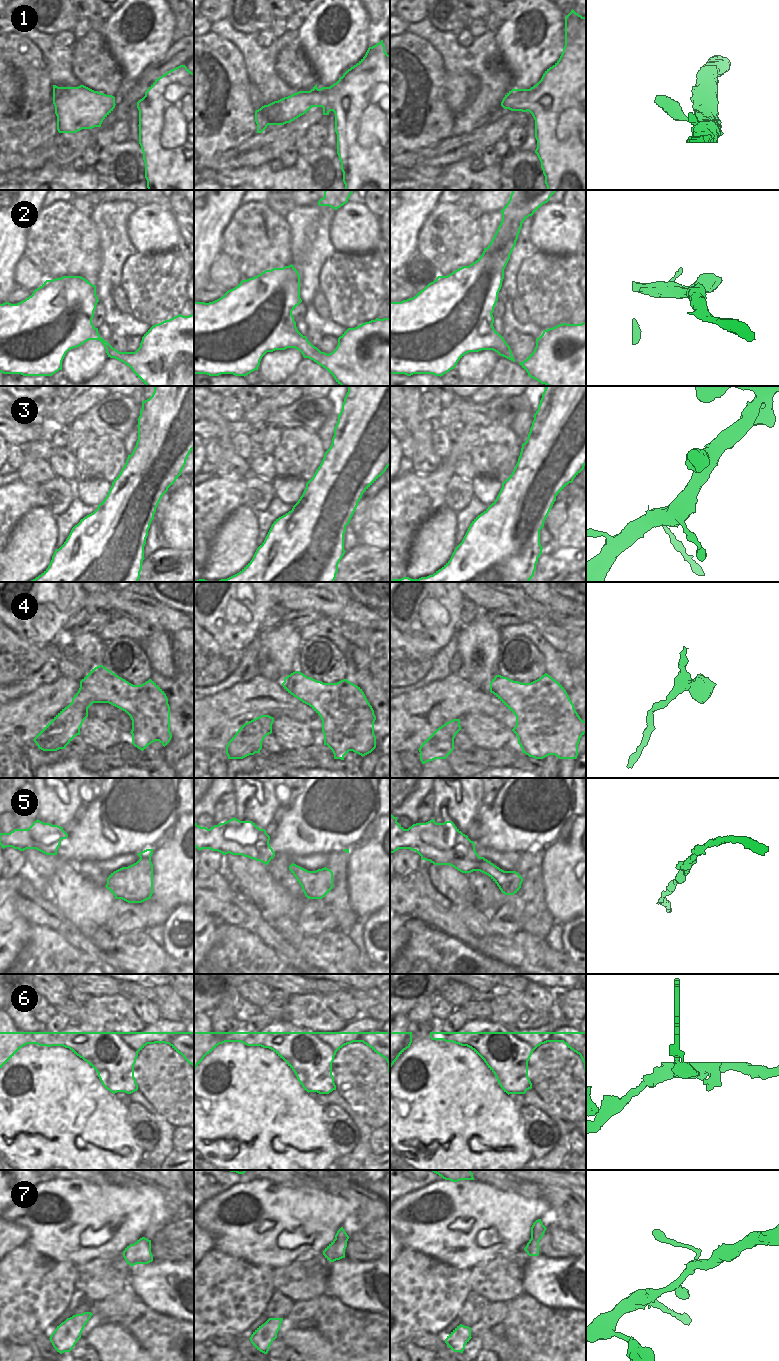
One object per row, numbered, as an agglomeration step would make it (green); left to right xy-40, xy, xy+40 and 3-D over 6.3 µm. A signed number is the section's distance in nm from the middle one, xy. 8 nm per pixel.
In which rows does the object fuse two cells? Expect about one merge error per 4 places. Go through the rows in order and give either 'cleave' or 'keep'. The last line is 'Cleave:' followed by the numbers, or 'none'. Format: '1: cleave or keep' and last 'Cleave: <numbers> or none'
1: keep
2: keep
3: keep
4: keep
5: keep
6: cleave
7: keep
Cleave: 6

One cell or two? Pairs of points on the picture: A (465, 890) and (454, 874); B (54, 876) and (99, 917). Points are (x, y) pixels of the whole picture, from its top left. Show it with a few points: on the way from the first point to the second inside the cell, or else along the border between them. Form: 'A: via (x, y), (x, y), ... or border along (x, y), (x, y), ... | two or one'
A: via (461, 886), (454, 878) | one
B: via (65, 885), (88, 908) | one

